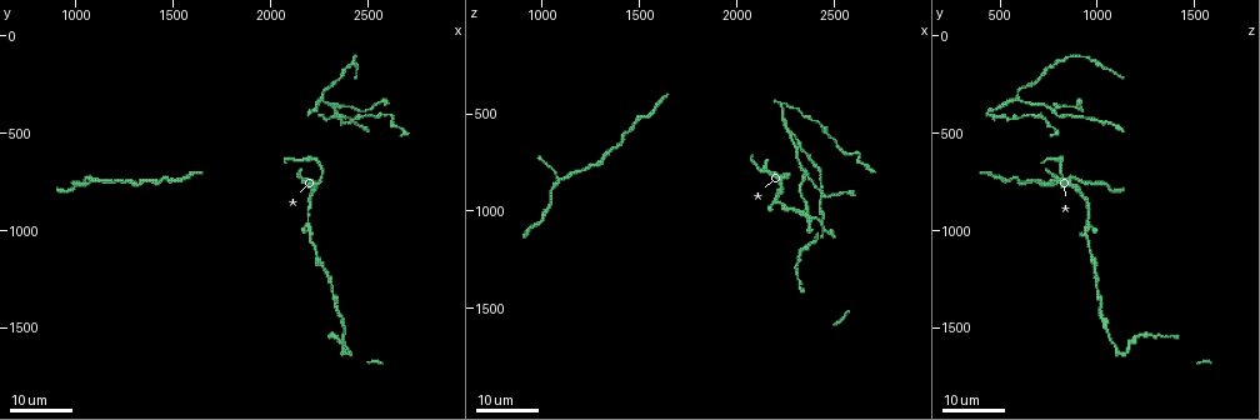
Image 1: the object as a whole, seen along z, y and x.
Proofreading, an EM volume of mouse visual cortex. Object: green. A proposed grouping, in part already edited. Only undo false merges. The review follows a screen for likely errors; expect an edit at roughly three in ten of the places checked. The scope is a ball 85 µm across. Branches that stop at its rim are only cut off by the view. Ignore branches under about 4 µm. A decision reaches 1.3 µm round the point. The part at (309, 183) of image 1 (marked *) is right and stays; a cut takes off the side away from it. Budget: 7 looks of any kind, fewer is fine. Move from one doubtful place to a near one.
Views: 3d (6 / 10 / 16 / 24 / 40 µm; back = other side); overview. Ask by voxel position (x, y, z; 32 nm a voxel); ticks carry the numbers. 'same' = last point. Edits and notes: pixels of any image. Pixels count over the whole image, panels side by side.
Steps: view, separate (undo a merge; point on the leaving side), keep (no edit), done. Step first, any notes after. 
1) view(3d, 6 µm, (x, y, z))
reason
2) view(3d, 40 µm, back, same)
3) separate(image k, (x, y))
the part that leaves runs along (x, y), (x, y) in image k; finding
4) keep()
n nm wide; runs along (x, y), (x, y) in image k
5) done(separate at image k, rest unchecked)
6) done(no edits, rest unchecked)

view(3d, 16 µm, (2270, 330, 600))
three arms meet

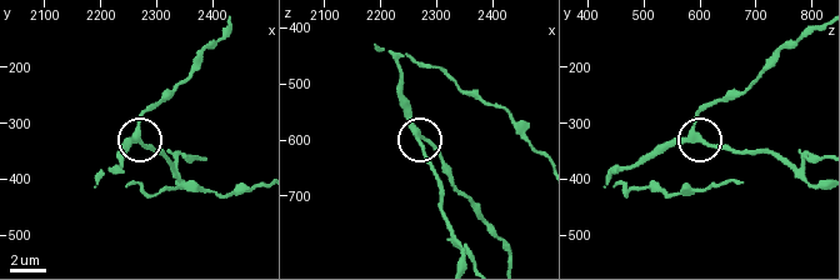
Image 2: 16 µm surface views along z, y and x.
view(3d, 6 µm, (2270, 325, 600))

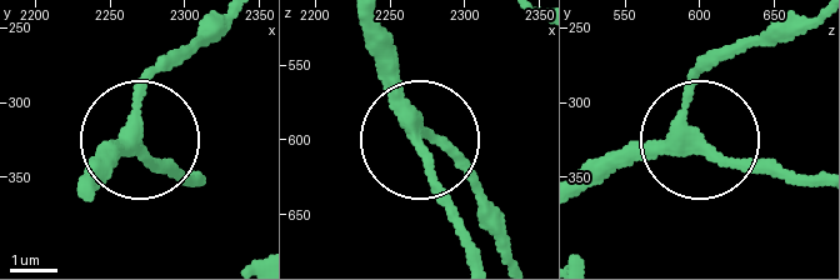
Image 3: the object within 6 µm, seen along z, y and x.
keep()
continuous, no second neuron

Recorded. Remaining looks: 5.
view(3d, 24 µm, (2340, 370, 780))

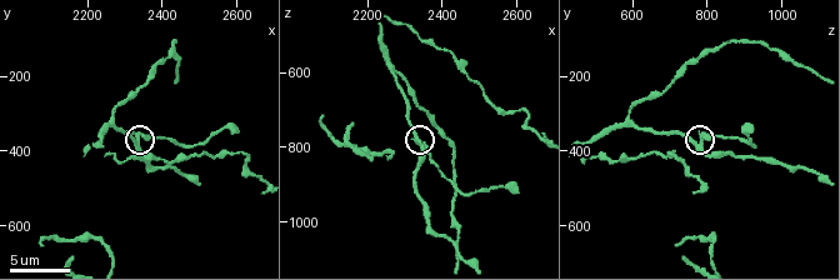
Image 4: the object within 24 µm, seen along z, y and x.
view(3d, 6 µm, (2330, 380, 780))
closer look

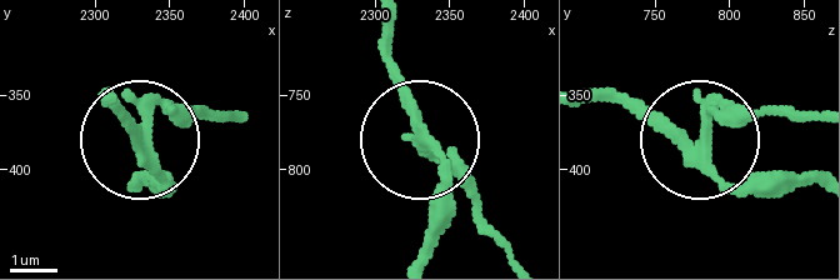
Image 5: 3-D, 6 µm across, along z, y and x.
separate(image 5, (199, 106))
260 nm wide; the part that leaves runs along (164, 104), (236, 115) in image 5; a second neuron is stuck on

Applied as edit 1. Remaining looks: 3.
view(3d, 16 µm, (1090, 740, 840))

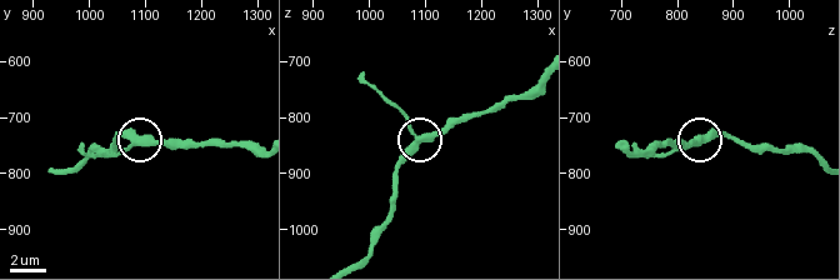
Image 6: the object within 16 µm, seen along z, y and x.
view(3d, 6 µm, (1085, 745, 840))

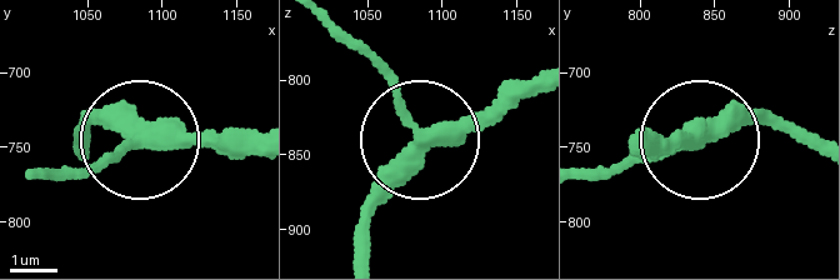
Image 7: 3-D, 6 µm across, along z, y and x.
keep()
360 nm wide; runs along (531, 75), (428, 131), (333, 24) in image 7; all the same neuron

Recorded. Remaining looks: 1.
done(separate at image 5, rest unchecked)

